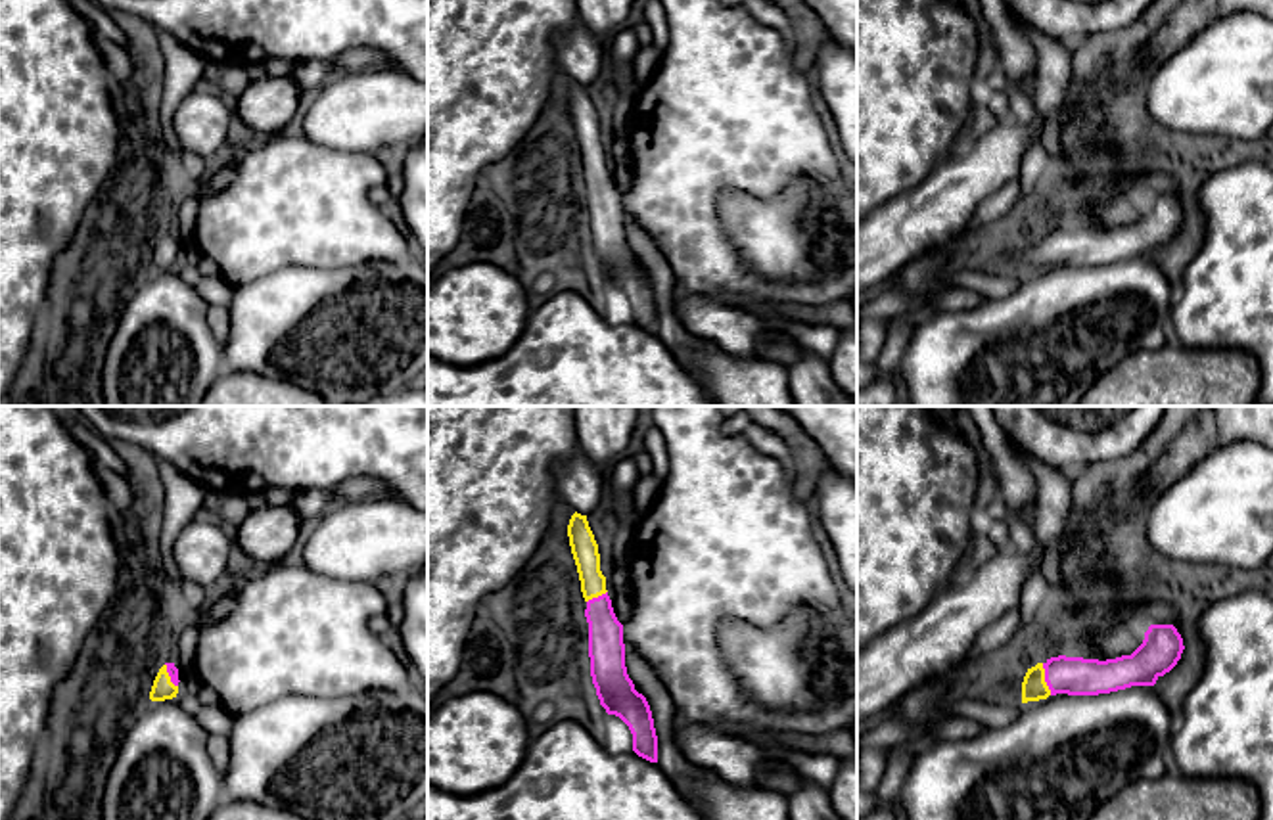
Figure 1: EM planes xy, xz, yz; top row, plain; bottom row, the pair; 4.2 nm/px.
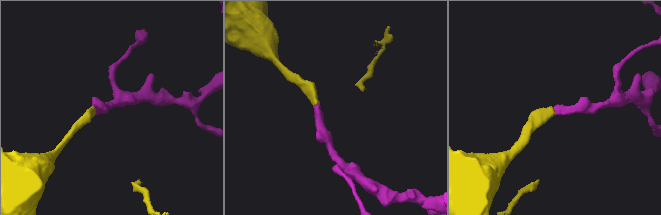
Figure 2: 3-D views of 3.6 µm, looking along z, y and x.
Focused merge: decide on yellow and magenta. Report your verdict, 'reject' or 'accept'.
accept

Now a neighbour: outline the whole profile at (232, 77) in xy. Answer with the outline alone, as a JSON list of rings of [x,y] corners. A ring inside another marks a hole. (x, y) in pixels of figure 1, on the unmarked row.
[[[224,63],[220,65],[217,86],[224,92],[240,96],[249,84],[247,65]]]

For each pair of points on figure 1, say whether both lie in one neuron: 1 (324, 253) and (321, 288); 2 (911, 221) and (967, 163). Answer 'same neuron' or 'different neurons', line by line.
1: different neurons
2: same neuron

